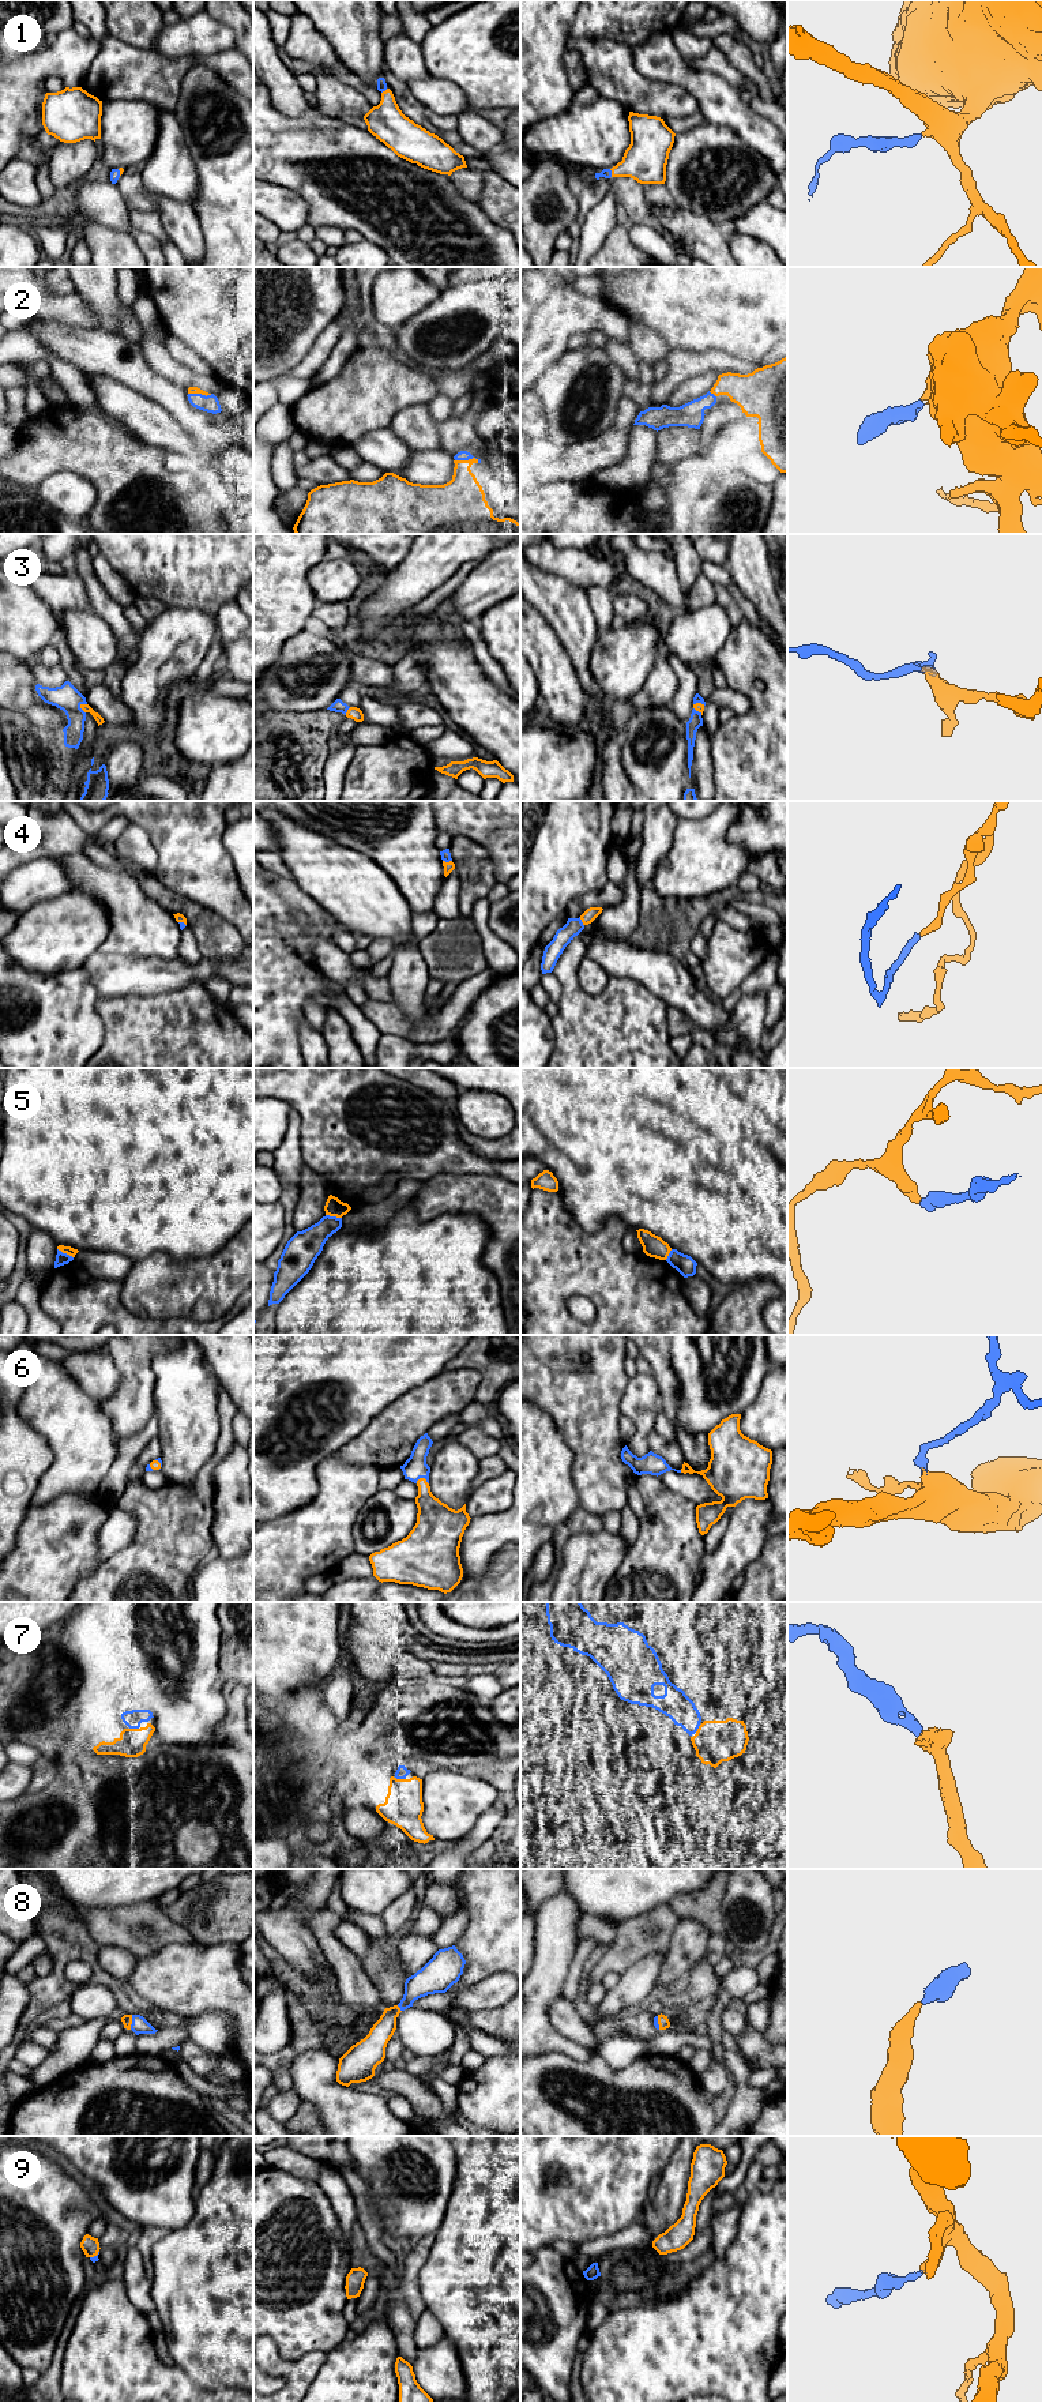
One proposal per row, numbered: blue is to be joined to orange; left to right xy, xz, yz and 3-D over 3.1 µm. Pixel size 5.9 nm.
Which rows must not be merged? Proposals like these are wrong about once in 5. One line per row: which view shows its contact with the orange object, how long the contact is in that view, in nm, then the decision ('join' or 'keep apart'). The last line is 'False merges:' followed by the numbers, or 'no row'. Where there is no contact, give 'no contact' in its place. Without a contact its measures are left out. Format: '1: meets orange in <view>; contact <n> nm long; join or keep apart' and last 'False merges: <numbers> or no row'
1: meets orange in yz; contact 50 nm long; join
2: meets orange in xz; contact 140 nm long; join
3: meets orange in xy; contact 70 nm long; join
4: meets orange in xz; contact 60 nm long; join
5: meets orange in xy; contact 110 nm long; keep apart
6: meets orange in xz; contact 80 nm long; join
7: meets orange in xz; contact 70 nm long; join
8: meets orange in xy; contact 90 nm long; join
9: meets orange in xy; contact 70 nm long; join
False merges: 5

